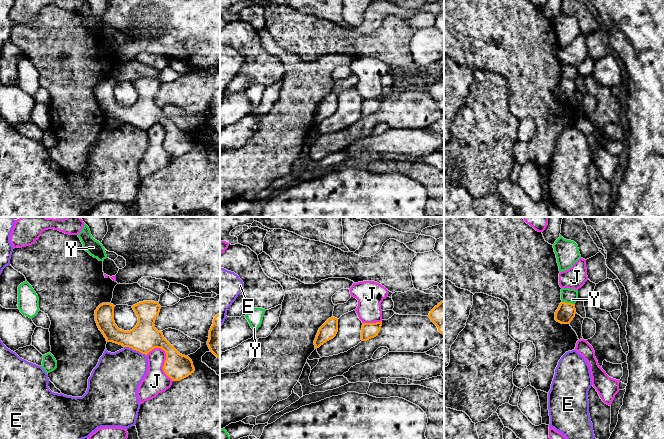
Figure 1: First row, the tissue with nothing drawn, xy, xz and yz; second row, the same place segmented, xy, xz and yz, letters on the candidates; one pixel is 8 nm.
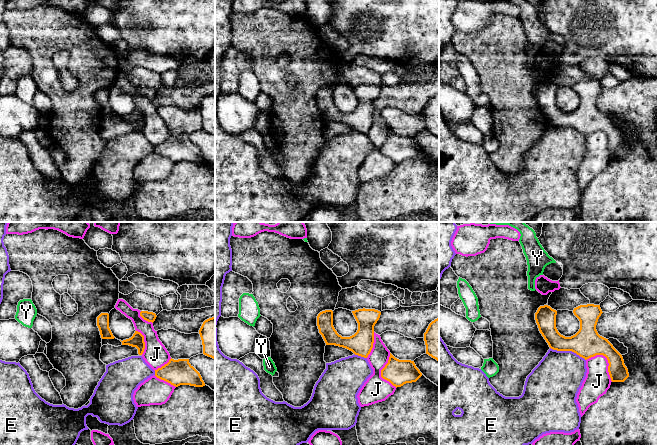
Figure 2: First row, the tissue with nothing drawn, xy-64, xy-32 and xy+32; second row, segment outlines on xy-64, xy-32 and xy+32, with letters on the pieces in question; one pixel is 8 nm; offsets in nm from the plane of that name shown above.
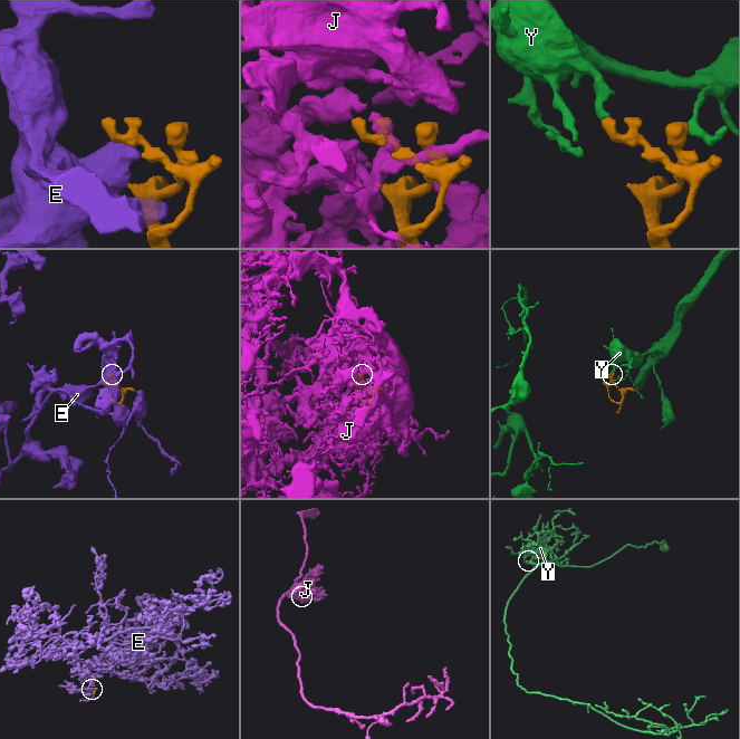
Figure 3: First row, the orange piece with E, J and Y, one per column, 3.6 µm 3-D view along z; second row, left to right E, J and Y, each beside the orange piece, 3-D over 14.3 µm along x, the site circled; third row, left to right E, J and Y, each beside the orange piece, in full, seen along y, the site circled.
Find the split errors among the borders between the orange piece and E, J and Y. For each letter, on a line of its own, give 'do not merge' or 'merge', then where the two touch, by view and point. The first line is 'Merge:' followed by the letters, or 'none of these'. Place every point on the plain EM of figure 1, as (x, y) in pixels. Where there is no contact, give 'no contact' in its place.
Merge: none of these
E: do not merge; contact xy (135, 125)
J: do not merge; contact xy (165, 137)
Y: do not merge; contact yz (568, 79)

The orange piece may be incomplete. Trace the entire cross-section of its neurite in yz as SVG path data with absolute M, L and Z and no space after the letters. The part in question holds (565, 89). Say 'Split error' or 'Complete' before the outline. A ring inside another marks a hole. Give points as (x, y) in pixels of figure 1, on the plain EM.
Complete. M561 78L555 88L555 96L561 100L569 100L575 93L575 80Z

